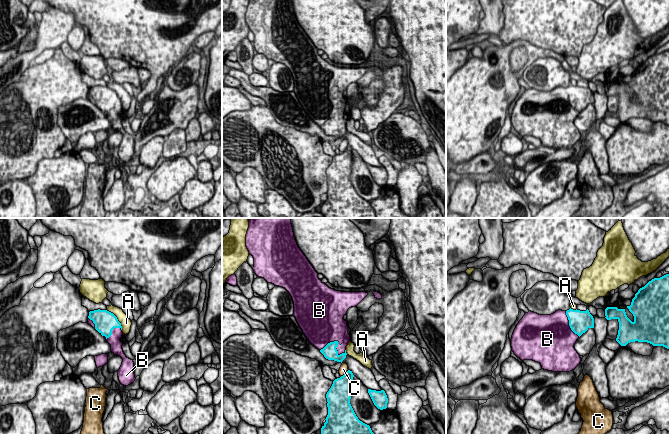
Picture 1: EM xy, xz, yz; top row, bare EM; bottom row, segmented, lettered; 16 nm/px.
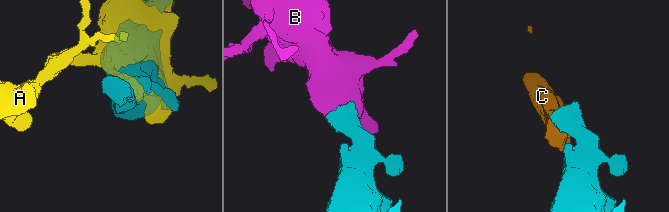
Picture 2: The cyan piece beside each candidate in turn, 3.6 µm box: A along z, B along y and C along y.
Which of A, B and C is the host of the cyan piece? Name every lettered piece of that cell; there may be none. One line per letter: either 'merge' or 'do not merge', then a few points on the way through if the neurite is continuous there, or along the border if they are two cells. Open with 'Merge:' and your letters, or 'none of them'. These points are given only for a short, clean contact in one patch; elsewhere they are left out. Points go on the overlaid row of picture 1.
Merge: B
A: do not merge
B: merge
C: do not merge | along xz (348, 369), (341, 376)

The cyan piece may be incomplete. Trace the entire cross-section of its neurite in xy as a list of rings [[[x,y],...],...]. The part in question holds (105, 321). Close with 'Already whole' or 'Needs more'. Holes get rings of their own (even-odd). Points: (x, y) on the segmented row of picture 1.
[[[94,310],[89,312],[88,324],[95,328],[111,345],[111,352],[123,359],[118,370],[119,381],[128,386],[135,381],[134,362],[126,357],[123,352],[120,338],[123,335],[121,323],[117,317],[107,310]]]. Needs more

